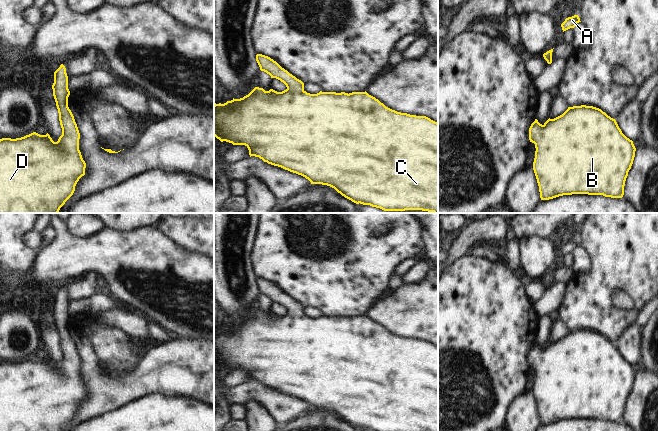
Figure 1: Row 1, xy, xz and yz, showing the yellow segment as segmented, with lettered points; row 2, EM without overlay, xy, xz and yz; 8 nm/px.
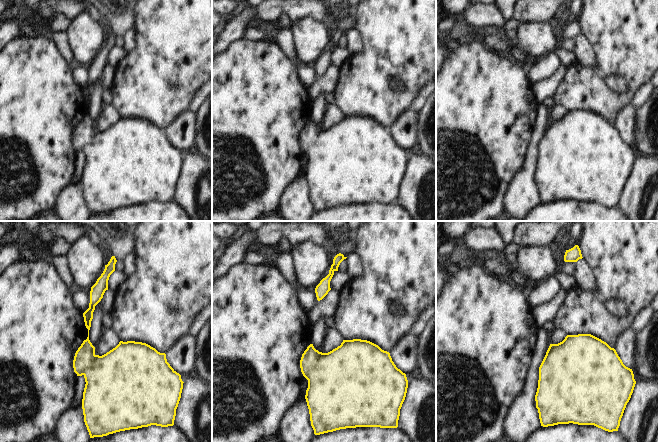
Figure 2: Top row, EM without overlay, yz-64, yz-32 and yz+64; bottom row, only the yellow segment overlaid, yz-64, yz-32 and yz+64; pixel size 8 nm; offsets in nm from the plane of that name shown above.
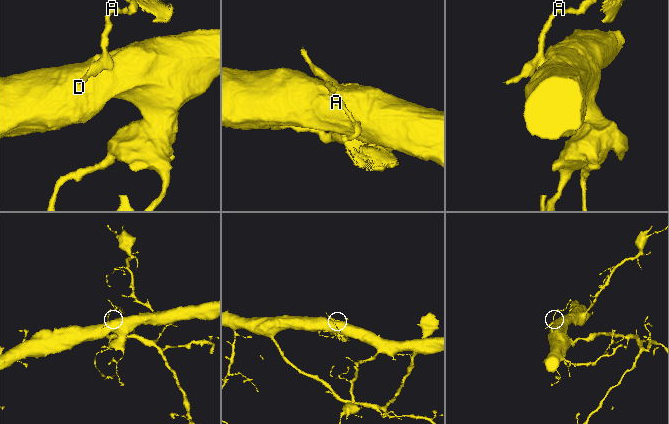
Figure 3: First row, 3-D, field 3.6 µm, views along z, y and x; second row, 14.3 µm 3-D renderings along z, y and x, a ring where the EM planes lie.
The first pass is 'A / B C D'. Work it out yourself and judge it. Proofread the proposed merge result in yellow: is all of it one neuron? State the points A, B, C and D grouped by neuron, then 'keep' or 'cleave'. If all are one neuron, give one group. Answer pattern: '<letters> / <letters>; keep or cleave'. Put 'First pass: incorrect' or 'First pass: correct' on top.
First pass: incorrect
A B C D; keep

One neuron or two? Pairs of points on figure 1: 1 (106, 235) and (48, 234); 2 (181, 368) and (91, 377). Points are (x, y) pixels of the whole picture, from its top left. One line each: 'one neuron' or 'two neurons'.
1: two neurons
2: one neuron

